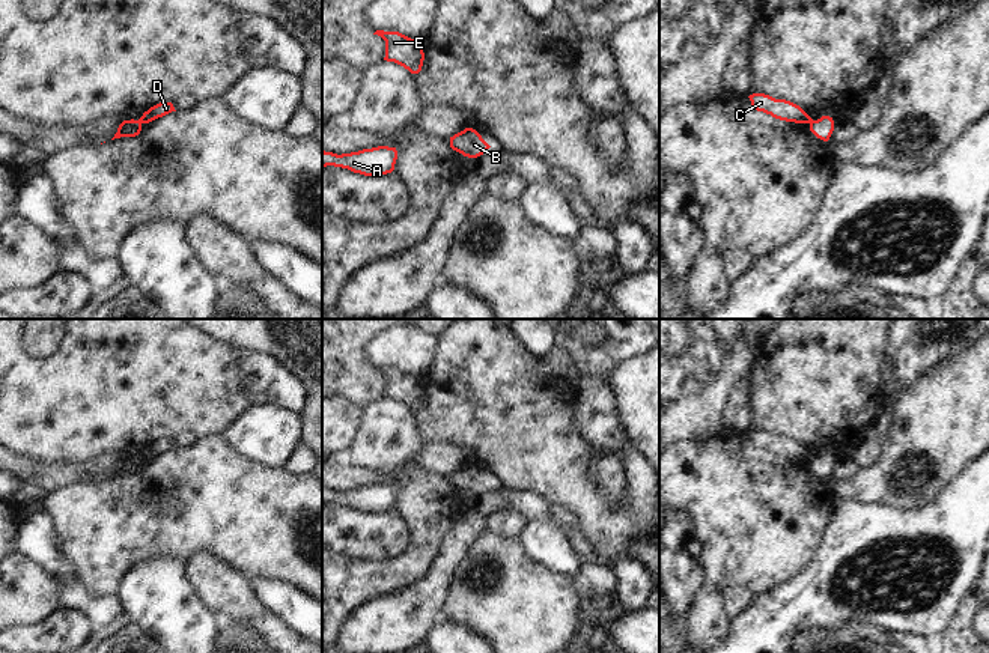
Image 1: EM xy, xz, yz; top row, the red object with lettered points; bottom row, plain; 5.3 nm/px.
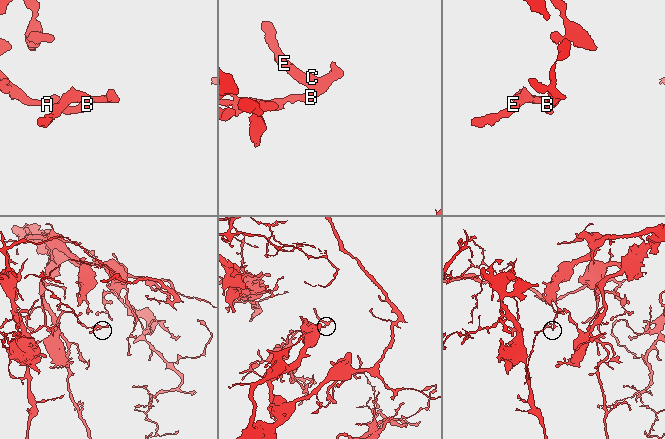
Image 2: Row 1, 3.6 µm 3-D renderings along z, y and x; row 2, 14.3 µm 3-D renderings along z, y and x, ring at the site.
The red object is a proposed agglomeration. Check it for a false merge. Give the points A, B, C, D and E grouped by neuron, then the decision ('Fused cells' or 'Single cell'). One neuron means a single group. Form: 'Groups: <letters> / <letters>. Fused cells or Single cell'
Groups: A B / C D E. Fused cells.

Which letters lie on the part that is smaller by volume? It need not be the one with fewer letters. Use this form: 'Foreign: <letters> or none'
Foreign: C, D, E

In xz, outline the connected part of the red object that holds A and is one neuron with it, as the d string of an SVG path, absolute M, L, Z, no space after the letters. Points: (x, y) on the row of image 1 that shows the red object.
M378 146L342 155L322 150L322 167L342 167L364 176L391 173L394 170L396 159L396 147L388 146Z

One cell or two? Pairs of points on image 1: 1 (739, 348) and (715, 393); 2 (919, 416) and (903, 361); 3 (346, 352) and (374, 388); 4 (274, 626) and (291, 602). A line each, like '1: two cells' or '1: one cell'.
1: one cell
2: two cells
3: one cell
4: two cells

